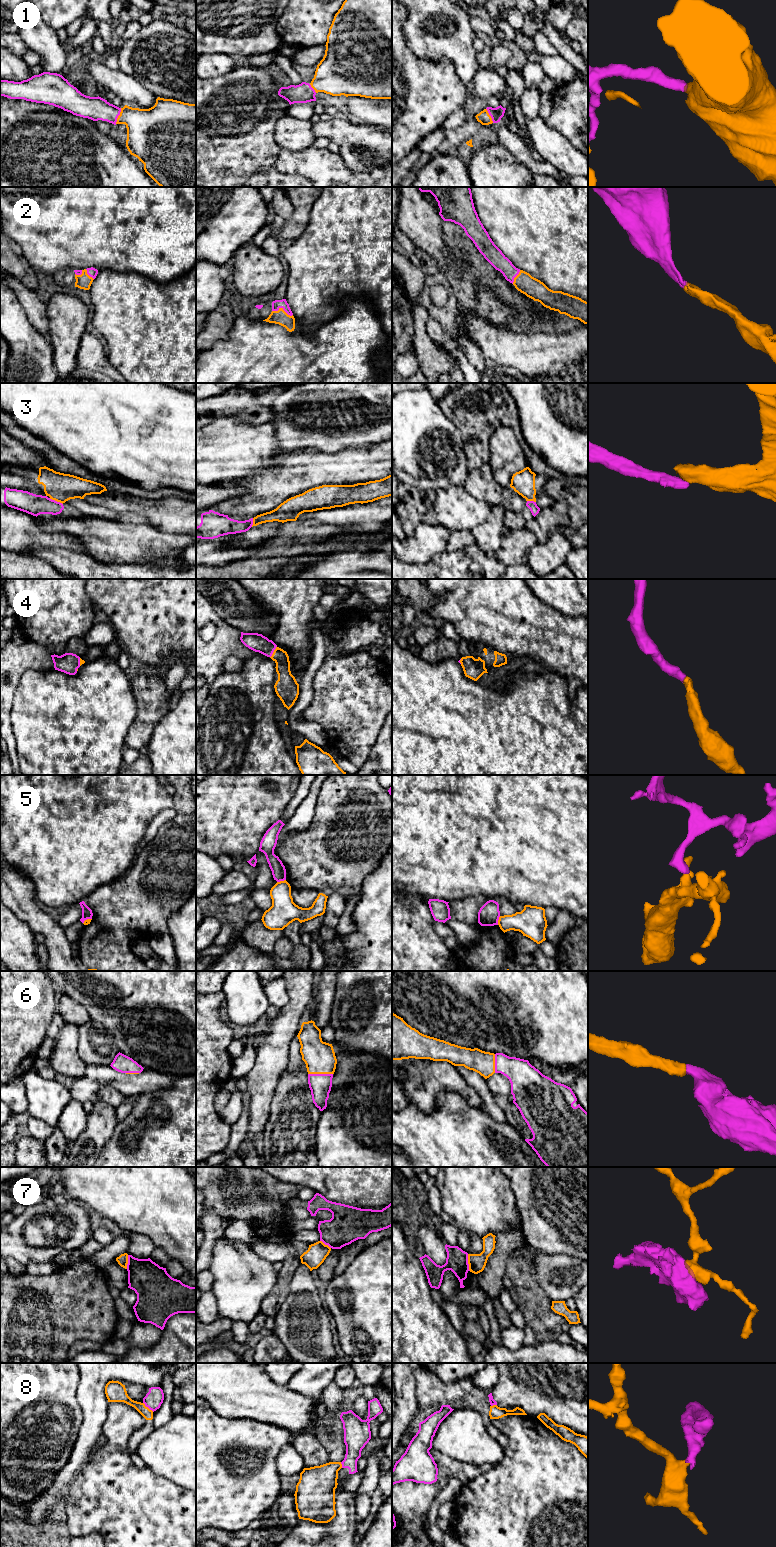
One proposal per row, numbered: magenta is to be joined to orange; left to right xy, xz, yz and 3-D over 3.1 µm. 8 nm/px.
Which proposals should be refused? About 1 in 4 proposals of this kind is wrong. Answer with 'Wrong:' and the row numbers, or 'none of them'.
Wrong: 3, 5, 7, 8

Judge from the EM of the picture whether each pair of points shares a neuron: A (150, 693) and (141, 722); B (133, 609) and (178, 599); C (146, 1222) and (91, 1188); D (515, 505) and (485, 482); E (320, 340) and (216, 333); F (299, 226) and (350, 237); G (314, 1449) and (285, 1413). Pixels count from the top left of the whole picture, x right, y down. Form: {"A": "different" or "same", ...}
{"A": "same", "B": "same", "C": "same", "D": "same", "E": "different", "F": "different", "G": "different"}

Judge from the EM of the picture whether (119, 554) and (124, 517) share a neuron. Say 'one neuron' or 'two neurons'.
one neuron

